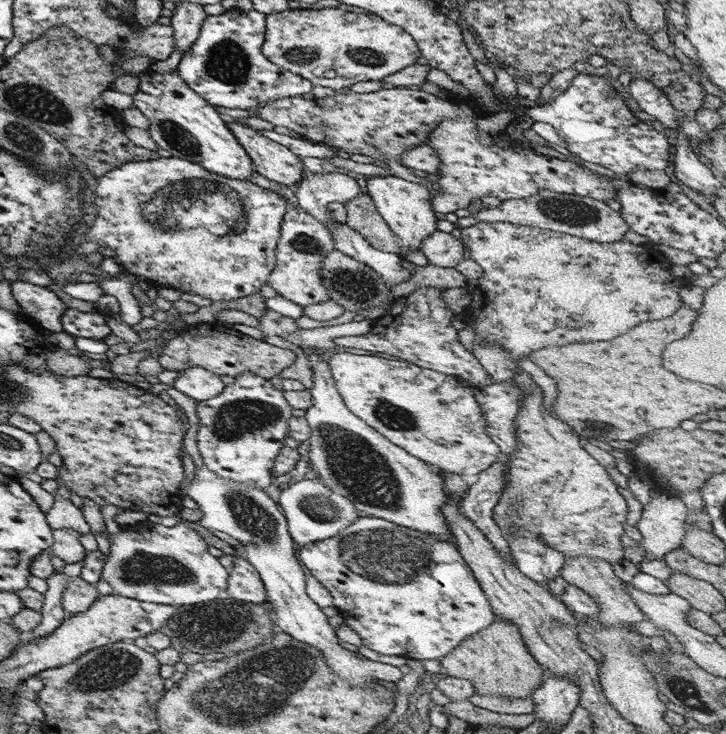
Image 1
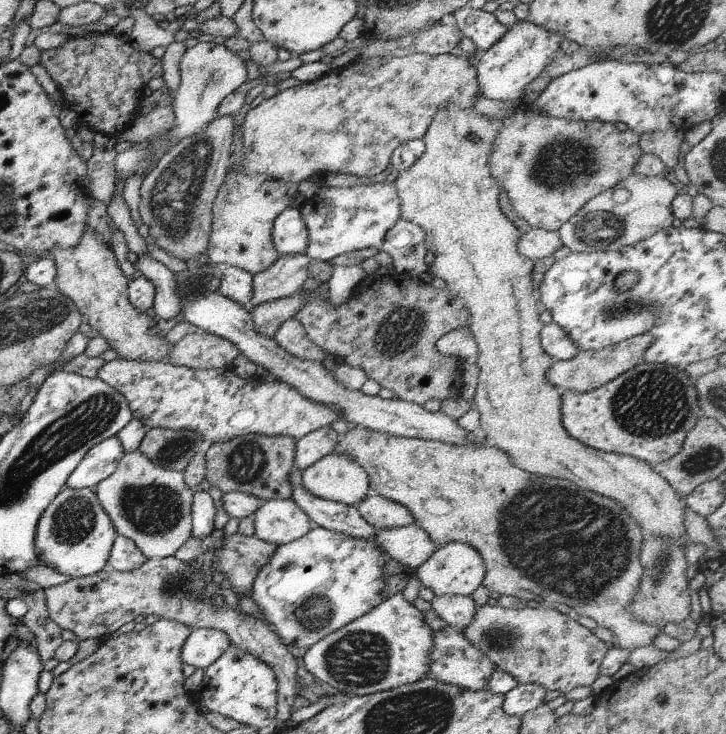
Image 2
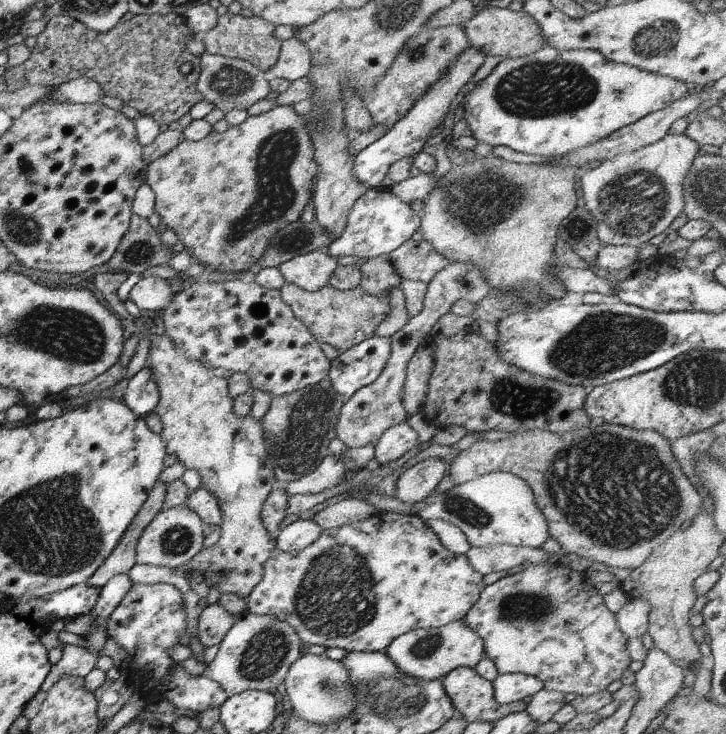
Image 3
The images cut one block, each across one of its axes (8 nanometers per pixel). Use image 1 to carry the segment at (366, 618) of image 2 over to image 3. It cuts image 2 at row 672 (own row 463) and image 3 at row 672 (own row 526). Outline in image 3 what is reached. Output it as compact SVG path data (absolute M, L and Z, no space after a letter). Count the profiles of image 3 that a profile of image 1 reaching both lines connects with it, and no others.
M463 620L433 629L414 629L395 638L384 650L403 673L422 680L442 679L458 667L475 666L486 656L485 642Z

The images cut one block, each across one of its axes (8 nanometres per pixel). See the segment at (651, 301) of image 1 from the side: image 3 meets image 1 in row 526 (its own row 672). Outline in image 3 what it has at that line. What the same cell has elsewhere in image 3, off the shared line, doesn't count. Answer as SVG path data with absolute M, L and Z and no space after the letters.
M539 564L532 565L521 572L504 576L497 582L484 587L478 602L470 609L470 612L463 618L463 621L483 638L486 657L490 657L490 660L494 661L500 675L504 673L532 675L539 678L544 683L544 688L559 693L578 695L598 694L606 690L614 680L620 679L631 663L627 648L628 638L616 624L616 615L611 610L608 610L608 607L604 604L603 596L600 596L598 590L588 582L587 574L570 568L562 568L562 566L556 565L554 568L550 568L548 564Z

